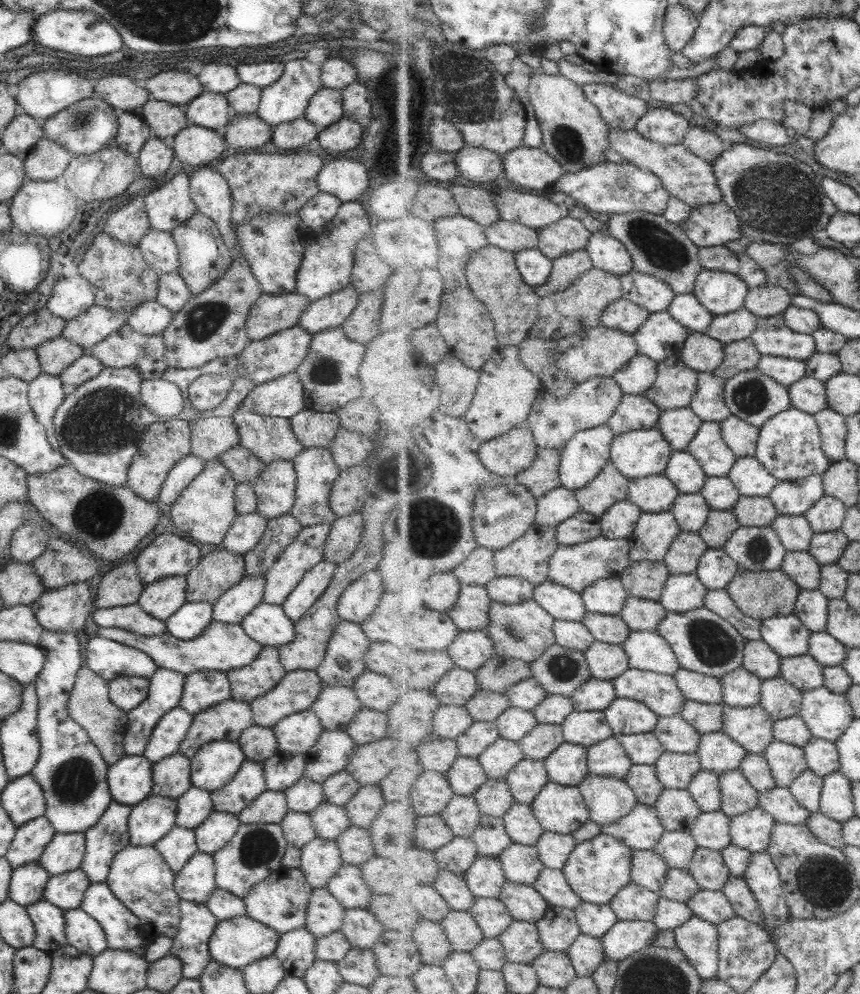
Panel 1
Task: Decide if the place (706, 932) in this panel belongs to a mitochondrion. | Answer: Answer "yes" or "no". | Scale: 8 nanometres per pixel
no

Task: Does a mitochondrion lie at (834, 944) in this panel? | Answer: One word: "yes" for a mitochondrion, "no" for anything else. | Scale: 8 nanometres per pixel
no

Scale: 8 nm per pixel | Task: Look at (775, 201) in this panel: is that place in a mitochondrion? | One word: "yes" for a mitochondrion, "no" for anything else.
yes

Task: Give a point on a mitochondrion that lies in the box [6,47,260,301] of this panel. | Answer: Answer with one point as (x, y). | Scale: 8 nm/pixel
(78, 122)

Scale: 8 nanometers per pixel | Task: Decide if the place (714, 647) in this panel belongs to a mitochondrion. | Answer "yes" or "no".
yes

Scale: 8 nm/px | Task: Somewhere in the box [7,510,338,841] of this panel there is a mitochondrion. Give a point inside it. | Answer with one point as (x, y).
(74, 781)

